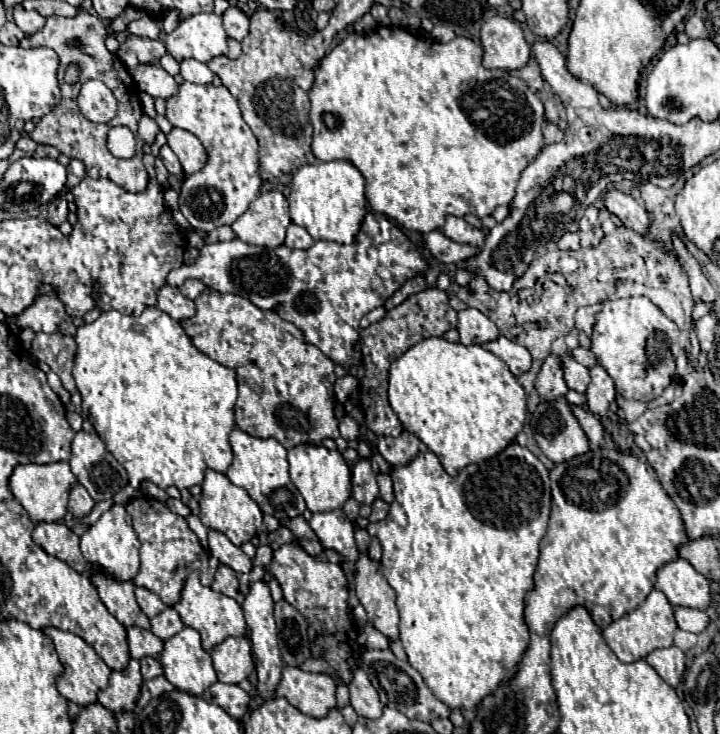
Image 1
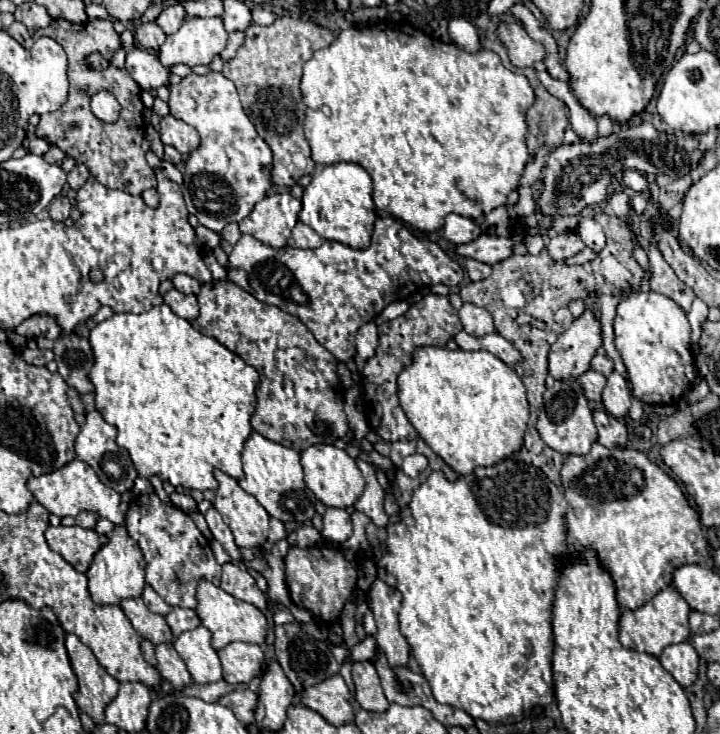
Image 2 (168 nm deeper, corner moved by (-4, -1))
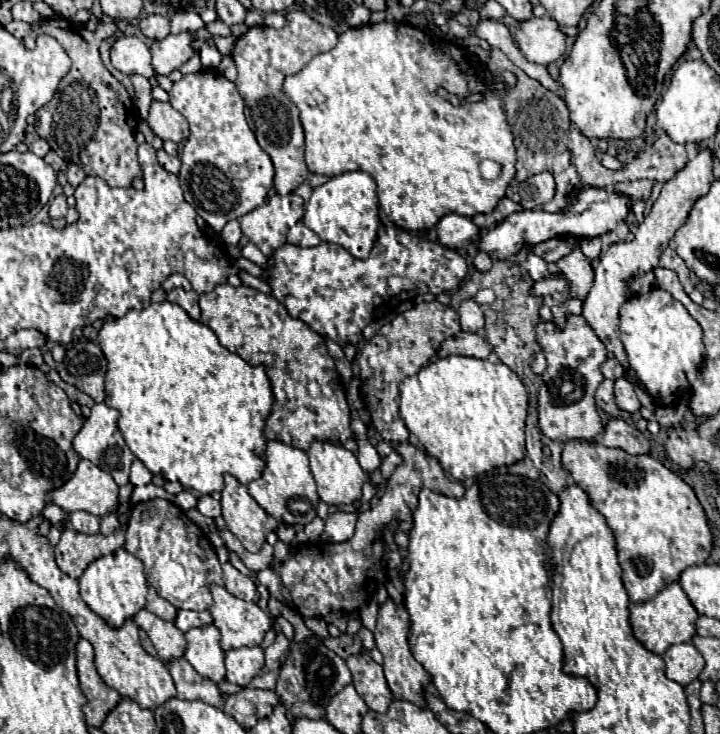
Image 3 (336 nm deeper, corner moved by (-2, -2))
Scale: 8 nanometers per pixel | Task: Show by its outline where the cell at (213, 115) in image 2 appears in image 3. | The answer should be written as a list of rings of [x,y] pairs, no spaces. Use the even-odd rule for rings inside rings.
[[[200,70],[174,82],[170,104],[190,124],[190,136],[182,150],[182,170],[178,176],[184,198],[198,216],[216,232],[222,232],[228,220],[238,220],[266,202],[274,178],[272,160],[258,146],[246,122],[244,100],[234,82],[226,80],[218,70]]]

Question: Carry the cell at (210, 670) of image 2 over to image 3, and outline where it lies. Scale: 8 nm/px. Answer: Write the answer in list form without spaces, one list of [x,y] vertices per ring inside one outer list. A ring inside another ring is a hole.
[[[216,626],[190,628],[186,632],[188,648],[184,658],[198,674],[212,682],[224,680],[224,650],[220,648],[220,630]]]

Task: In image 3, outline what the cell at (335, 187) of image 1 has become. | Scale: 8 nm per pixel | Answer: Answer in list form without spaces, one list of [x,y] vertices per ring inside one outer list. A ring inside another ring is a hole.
[[[344,172],[340,176],[334,176],[330,182],[314,188],[310,200],[306,202],[306,212],[302,220],[324,242],[342,246],[354,258],[368,258],[376,242],[376,230],[380,224],[374,178],[366,172]]]

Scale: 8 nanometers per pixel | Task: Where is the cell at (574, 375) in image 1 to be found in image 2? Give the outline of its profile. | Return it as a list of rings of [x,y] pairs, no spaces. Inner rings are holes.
[[[586,371],[578,377],[578,385],[584,389],[584,395],[588,401],[600,401],[600,393],[606,385],[606,377],[598,371]]]

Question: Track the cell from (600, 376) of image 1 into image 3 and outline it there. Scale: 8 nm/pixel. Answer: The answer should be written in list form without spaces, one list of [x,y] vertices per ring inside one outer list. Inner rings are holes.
[[[618,378],[616,386],[614,386],[614,394],[616,394],[616,404],[626,410],[626,412],[638,412],[640,410],[640,402],[638,396],[634,392],[634,386],[626,380],[626,378]]]

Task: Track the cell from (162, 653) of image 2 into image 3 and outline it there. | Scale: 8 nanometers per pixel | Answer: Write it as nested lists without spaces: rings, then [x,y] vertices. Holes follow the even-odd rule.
[[[184,658],[168,662],[166,668],[174,678],[180,700],[202,700],[216,708],[224,706],[224,700],[228,696],[220,696],[220,688],[216,688],[216,682],[204,680],[204,676],[200,676]]]

